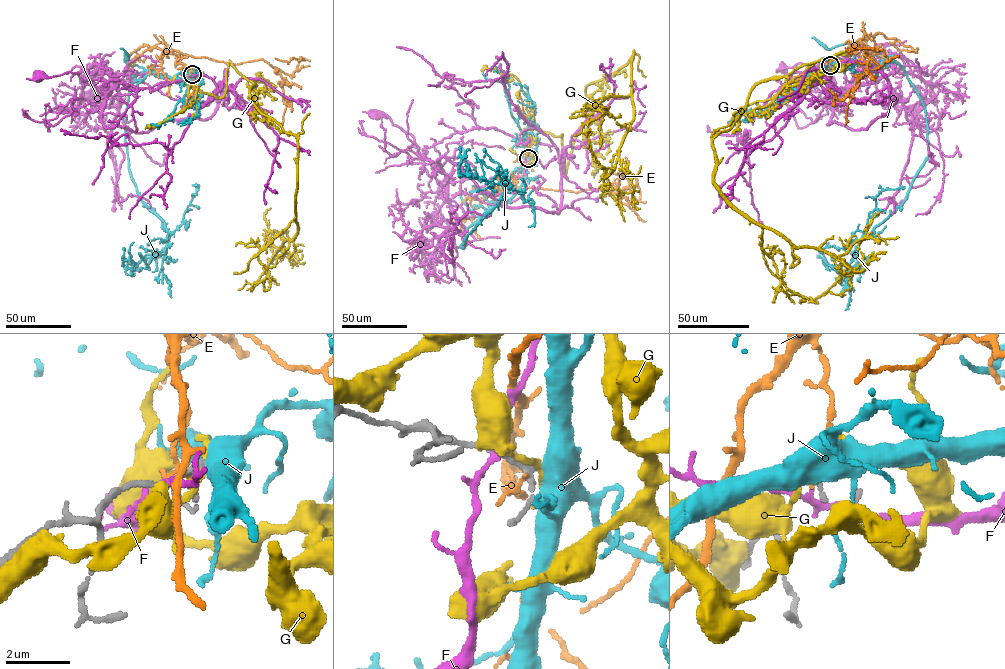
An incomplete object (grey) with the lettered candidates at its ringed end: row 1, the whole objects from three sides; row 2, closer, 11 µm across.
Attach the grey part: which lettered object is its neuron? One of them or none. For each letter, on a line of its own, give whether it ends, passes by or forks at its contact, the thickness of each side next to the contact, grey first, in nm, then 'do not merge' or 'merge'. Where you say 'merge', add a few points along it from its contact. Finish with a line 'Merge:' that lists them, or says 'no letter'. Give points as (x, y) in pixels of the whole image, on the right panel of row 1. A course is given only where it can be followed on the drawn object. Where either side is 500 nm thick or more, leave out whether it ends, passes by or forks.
E: it passes by | 190/140 nm | do not merge
F: it passes by | 160/220 nm | do not merge
G: it passes by | 180/170 nm | do not merge
J: 160/550 nm | merge | via (830, 65), (897, 62), (923, 105), (928, 156), (903, 203), (860, 240), (851, 270), (816, 255)
Merge: J

